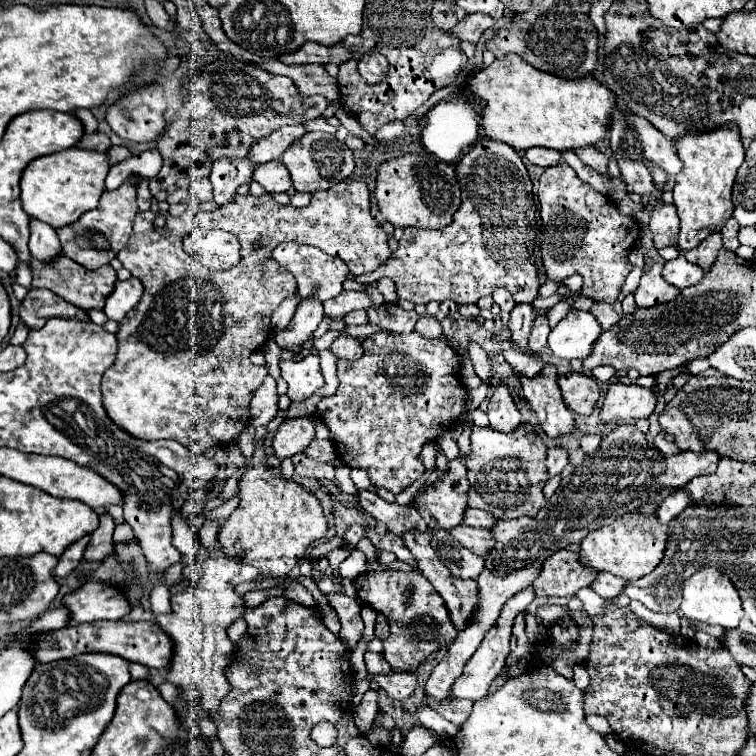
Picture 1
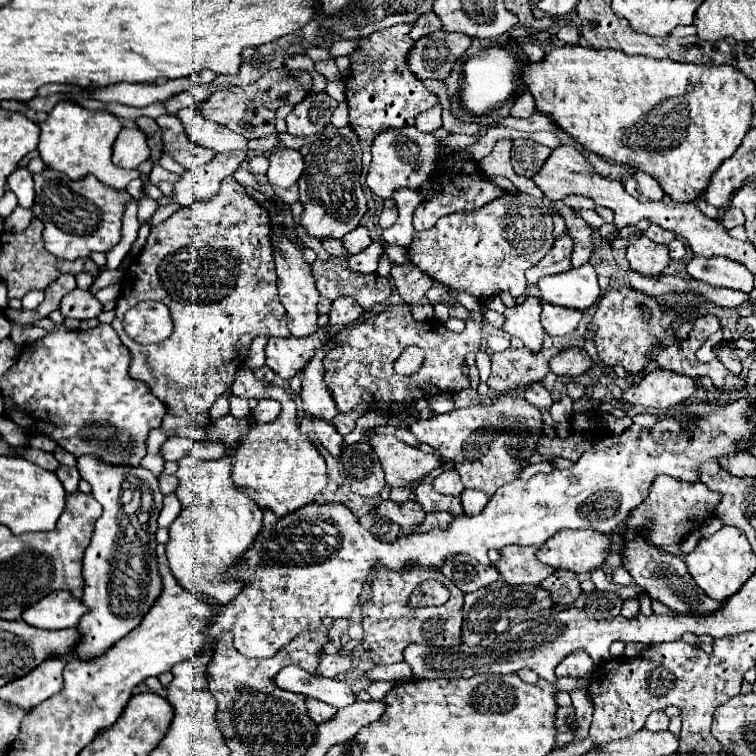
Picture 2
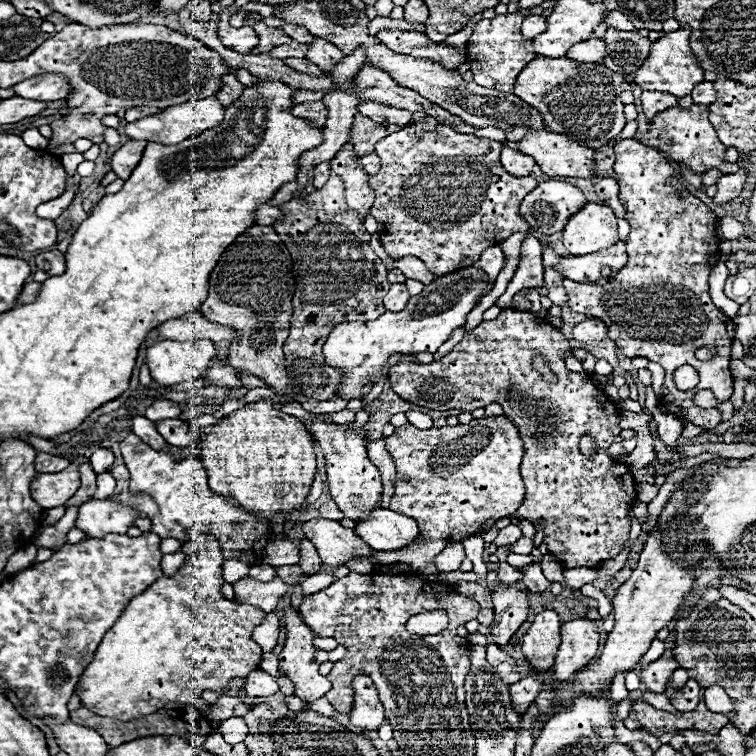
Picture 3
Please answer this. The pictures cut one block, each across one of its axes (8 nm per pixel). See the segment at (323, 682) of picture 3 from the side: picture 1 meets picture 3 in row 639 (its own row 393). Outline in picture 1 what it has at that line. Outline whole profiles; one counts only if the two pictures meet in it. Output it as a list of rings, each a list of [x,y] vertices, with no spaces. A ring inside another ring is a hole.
[[[310,354],[302,360],[282,360],[280,370],[282,378],[288,382],[288,398],[292,402],[302,402],[324,386],[316,354]]]

